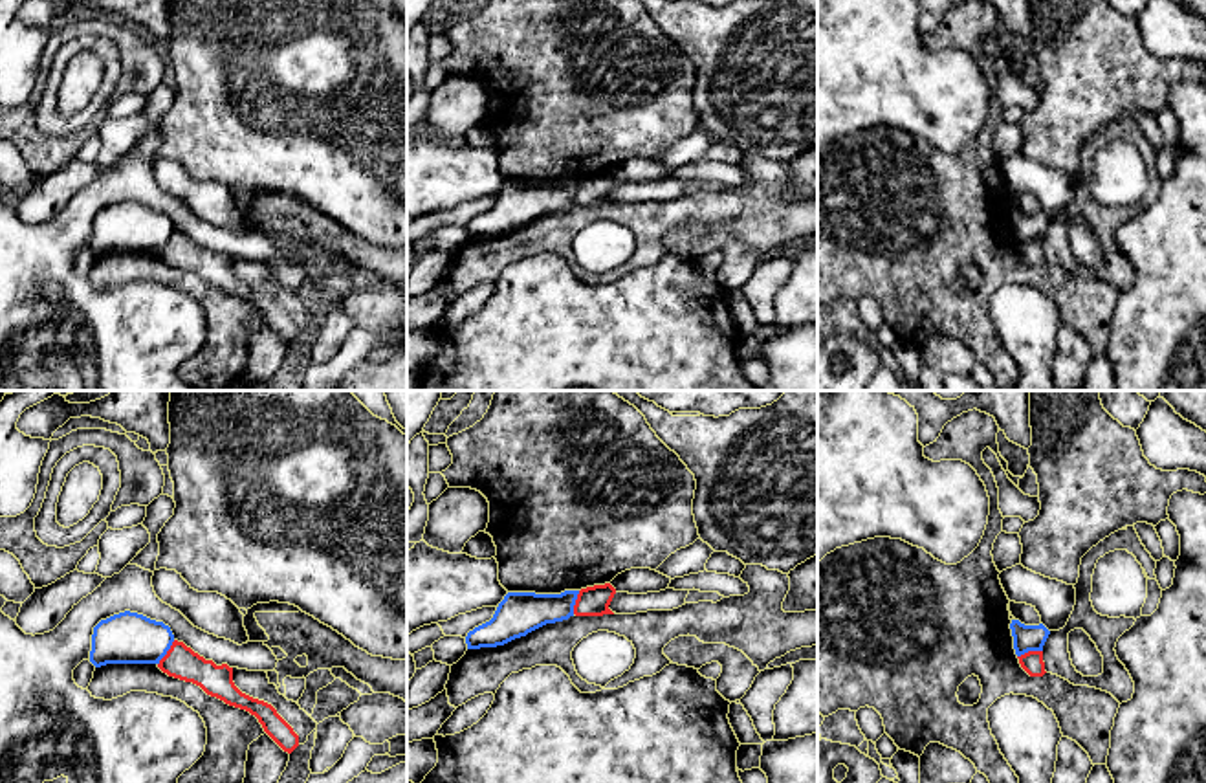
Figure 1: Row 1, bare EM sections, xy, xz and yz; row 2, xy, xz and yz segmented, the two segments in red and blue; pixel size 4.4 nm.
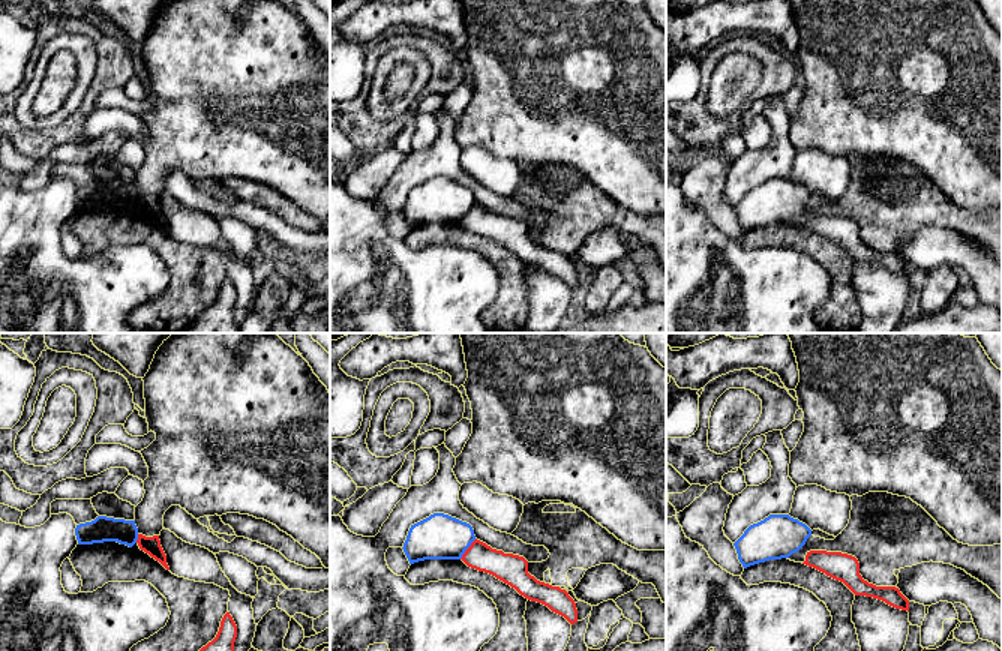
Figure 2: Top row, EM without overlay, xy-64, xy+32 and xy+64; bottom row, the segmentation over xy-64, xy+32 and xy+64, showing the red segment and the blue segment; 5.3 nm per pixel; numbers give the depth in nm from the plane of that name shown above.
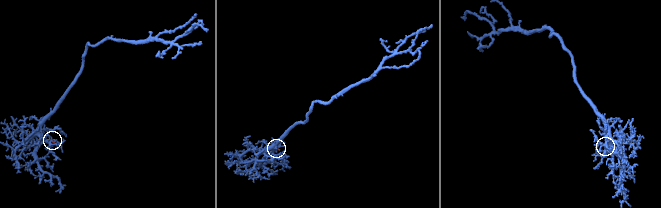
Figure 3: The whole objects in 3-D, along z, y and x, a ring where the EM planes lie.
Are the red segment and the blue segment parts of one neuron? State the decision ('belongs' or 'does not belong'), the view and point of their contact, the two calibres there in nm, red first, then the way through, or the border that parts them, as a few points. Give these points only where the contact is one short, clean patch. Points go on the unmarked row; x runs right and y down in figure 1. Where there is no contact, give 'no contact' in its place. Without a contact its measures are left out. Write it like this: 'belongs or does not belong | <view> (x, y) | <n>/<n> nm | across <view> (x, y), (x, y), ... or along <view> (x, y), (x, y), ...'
does not belong | yz (1029, 241) | 100/110 nm | along yz (1041, 239), (1030, 239), (1018, 246)

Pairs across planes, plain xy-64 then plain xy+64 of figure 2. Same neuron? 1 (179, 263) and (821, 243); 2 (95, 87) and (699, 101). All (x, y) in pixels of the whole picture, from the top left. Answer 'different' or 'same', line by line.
1: same
2: same

